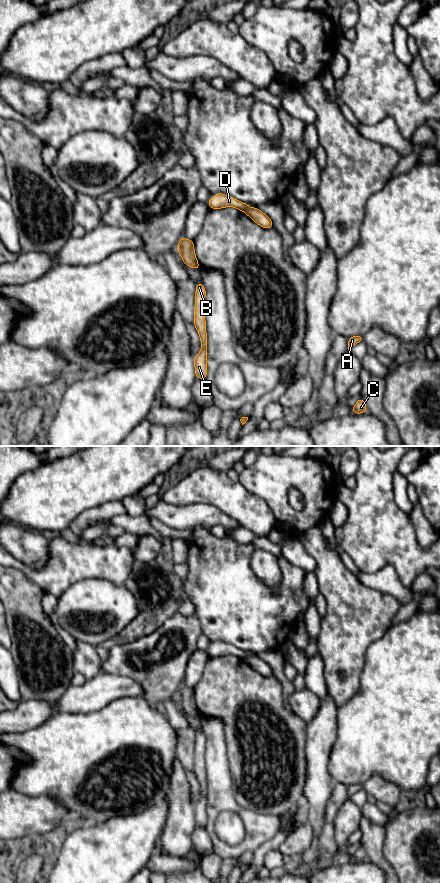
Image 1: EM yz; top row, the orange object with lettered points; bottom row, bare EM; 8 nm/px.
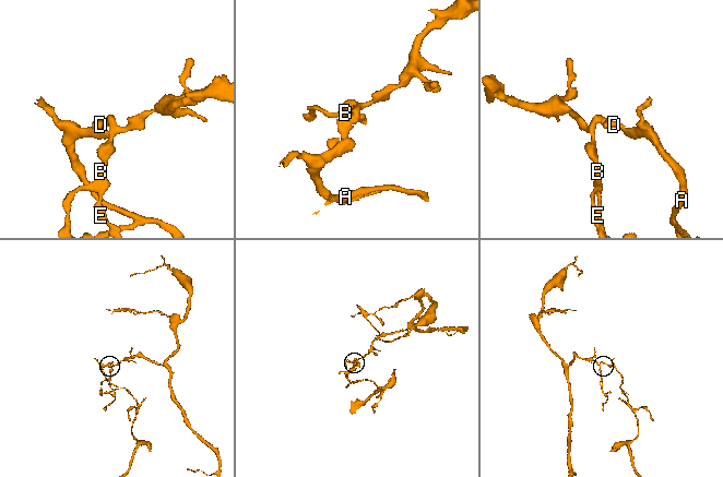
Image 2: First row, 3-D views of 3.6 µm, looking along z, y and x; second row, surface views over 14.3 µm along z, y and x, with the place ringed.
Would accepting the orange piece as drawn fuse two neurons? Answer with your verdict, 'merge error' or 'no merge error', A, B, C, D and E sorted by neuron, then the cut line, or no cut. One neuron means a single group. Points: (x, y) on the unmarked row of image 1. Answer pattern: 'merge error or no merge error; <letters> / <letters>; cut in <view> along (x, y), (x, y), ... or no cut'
merge error; A C / B D E; cut in yz along (248, 655), (244, 659)

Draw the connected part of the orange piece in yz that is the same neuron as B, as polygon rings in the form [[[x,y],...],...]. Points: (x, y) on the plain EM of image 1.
[[[203,731],[196,733],[195,755],[194,755],[194,774],[199,781],[201,788],[201,798],[194,805],[196,826],[206,828],[207,824],[207,781],[205,770],[205,745],[206,739]]]

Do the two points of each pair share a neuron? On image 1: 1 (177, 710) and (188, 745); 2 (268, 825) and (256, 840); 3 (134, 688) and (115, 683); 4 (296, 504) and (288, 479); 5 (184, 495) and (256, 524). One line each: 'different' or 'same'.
1: same
2: same
3: same
4: different
5: same

